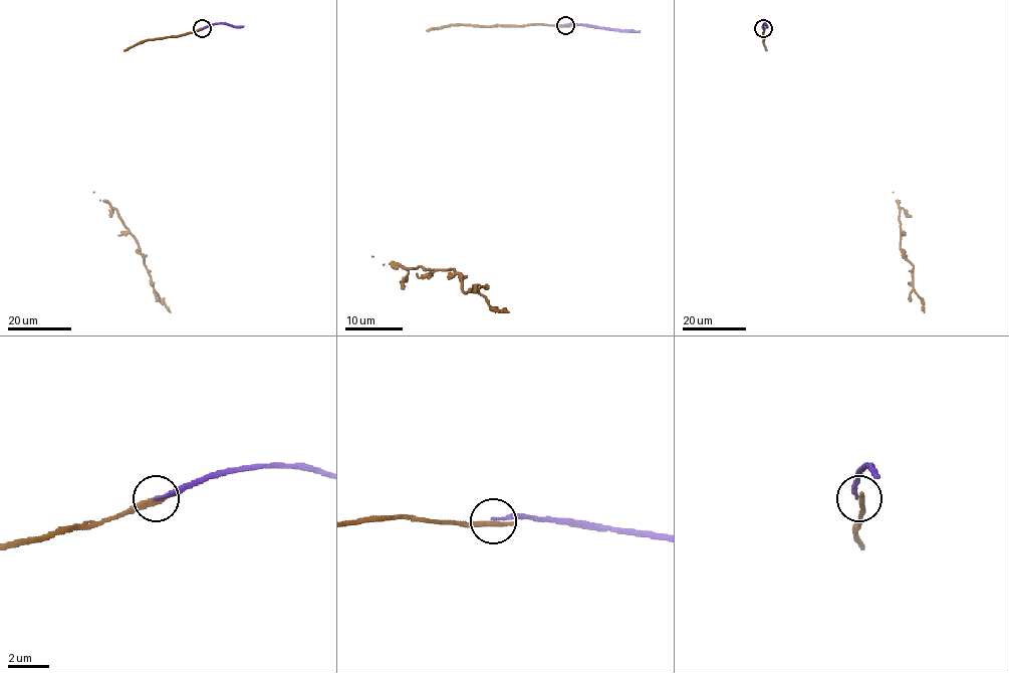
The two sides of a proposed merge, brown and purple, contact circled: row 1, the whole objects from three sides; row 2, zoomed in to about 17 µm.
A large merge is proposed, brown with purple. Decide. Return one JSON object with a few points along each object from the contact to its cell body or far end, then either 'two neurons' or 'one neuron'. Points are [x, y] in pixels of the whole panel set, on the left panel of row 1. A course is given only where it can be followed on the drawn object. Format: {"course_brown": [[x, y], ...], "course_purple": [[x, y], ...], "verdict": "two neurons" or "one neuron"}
{"course_brown": [[202, 28], [175, 36], [148, 39], [123, 50], [93, 192], [116, 210], [138, 244], [153, 289], [170, 312]], "course_purple": [[202, 28], [215, 23], [243, 26]], "verdict": "two neurons"}

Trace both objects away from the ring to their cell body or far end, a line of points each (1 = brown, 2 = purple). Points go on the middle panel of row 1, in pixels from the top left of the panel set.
1: (565, 25), (426, 31), (371, 256), (406, 268), (451, 269), (466, 292), (508, 312)
2: (565, 24), (640, 32)

